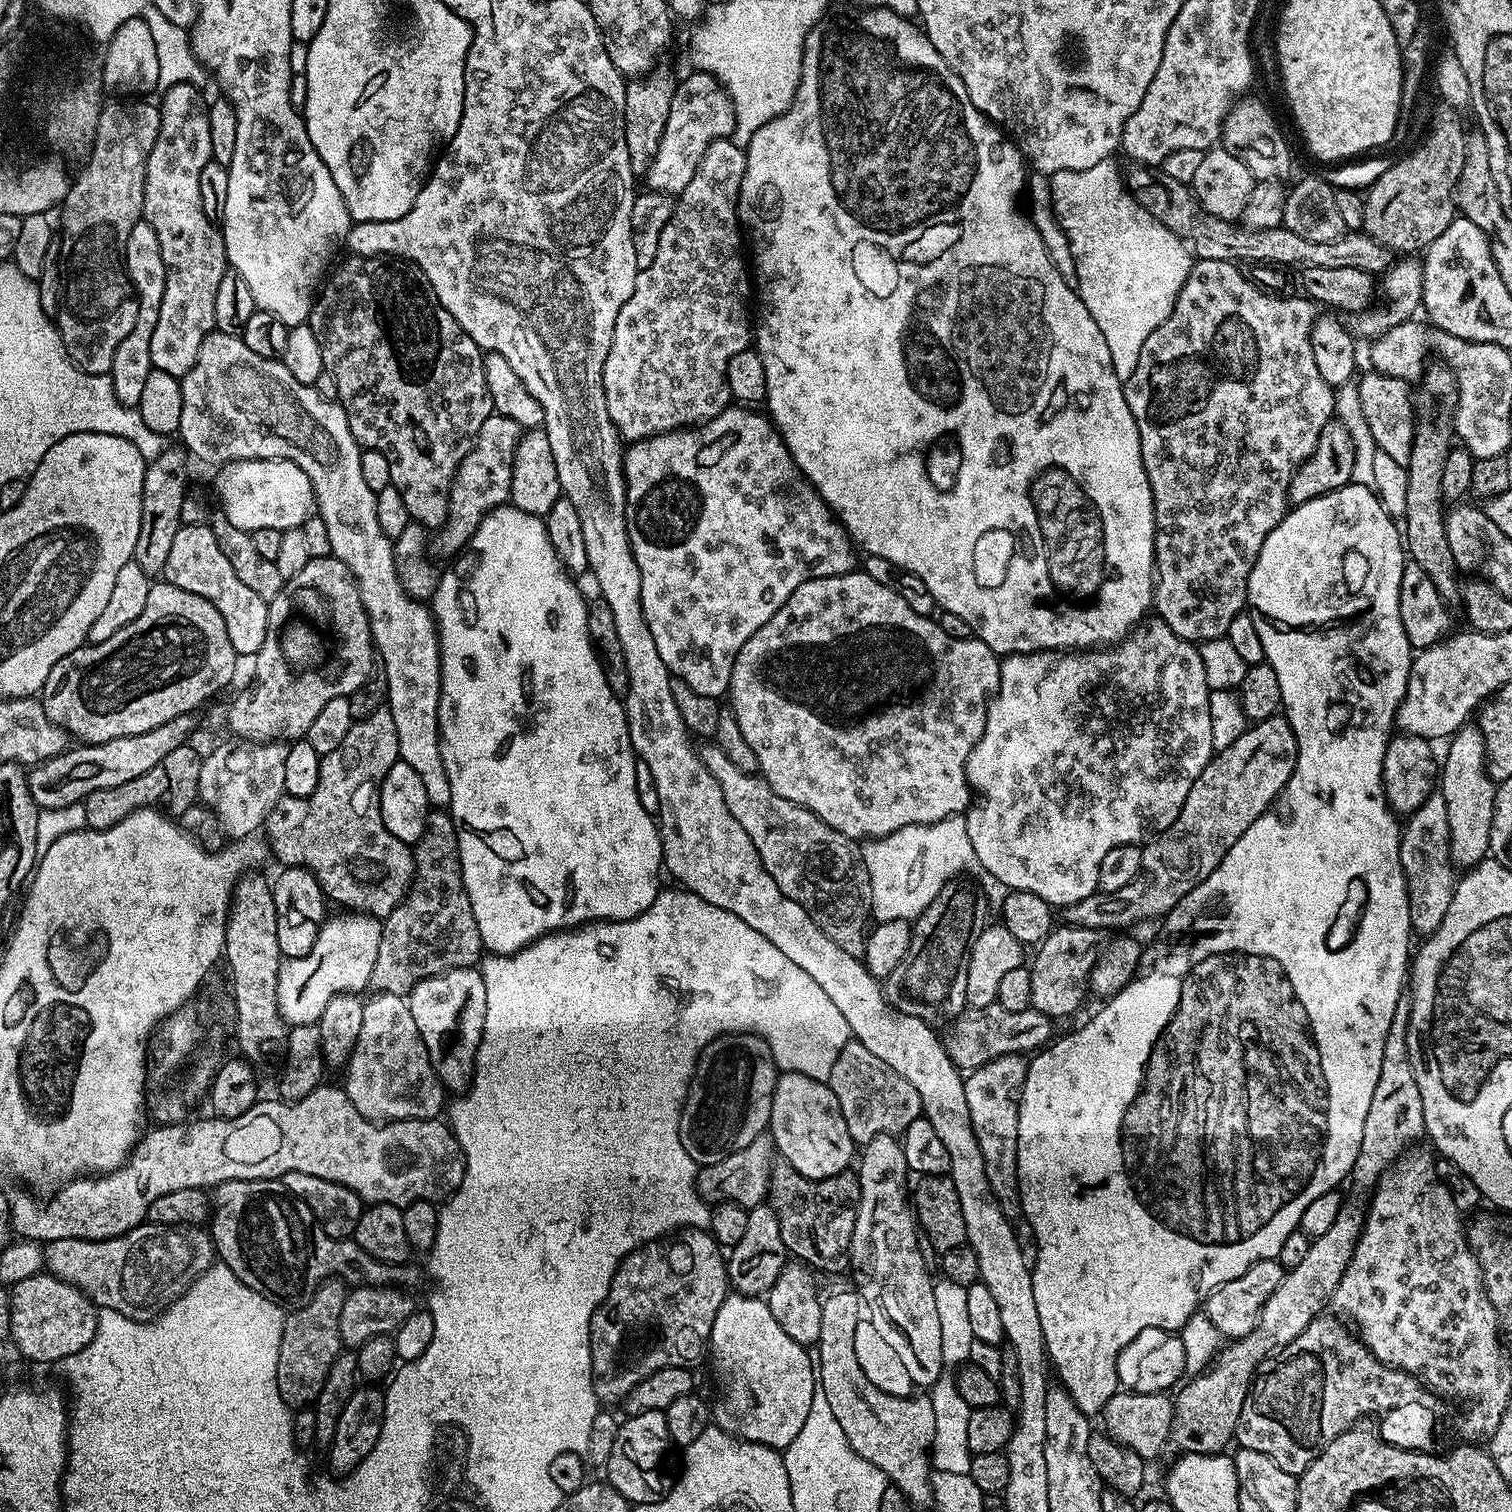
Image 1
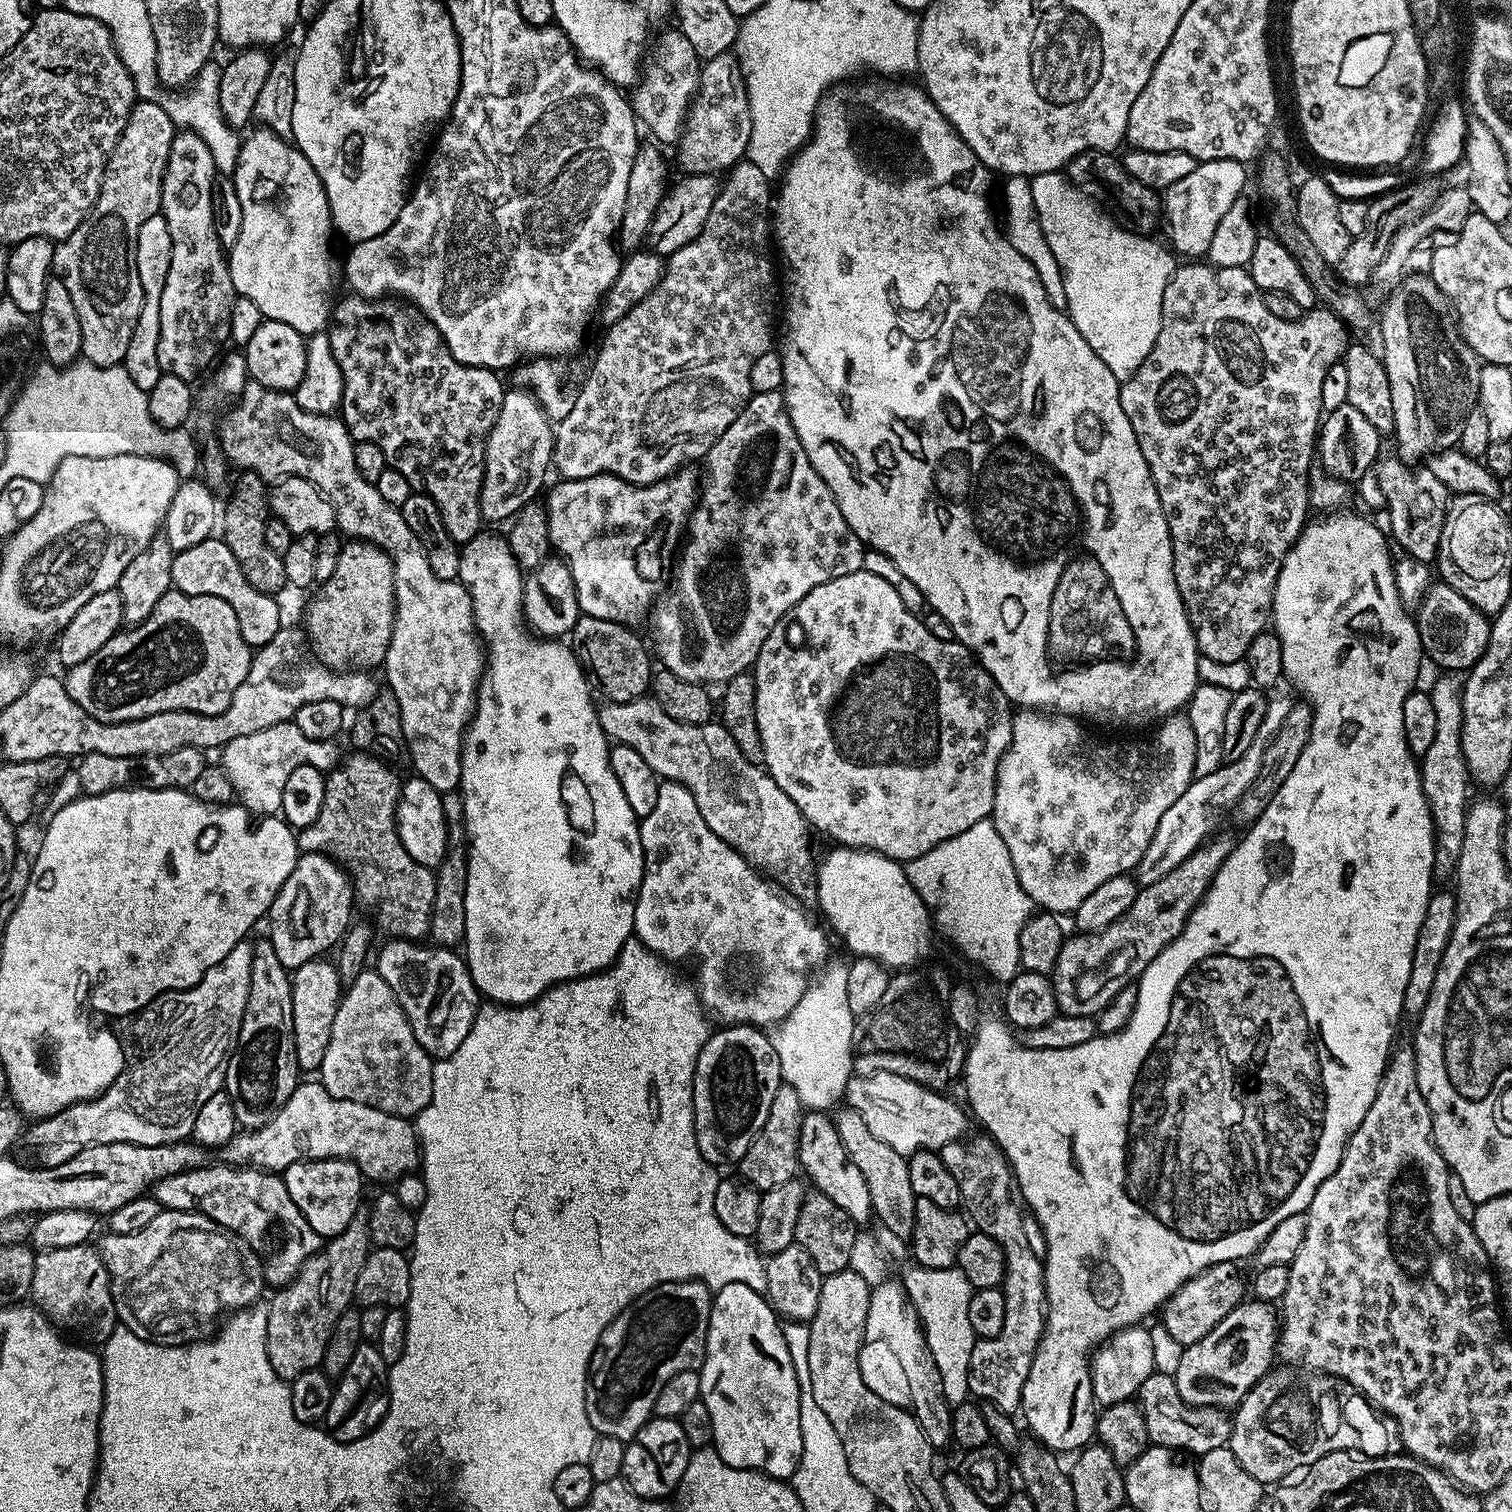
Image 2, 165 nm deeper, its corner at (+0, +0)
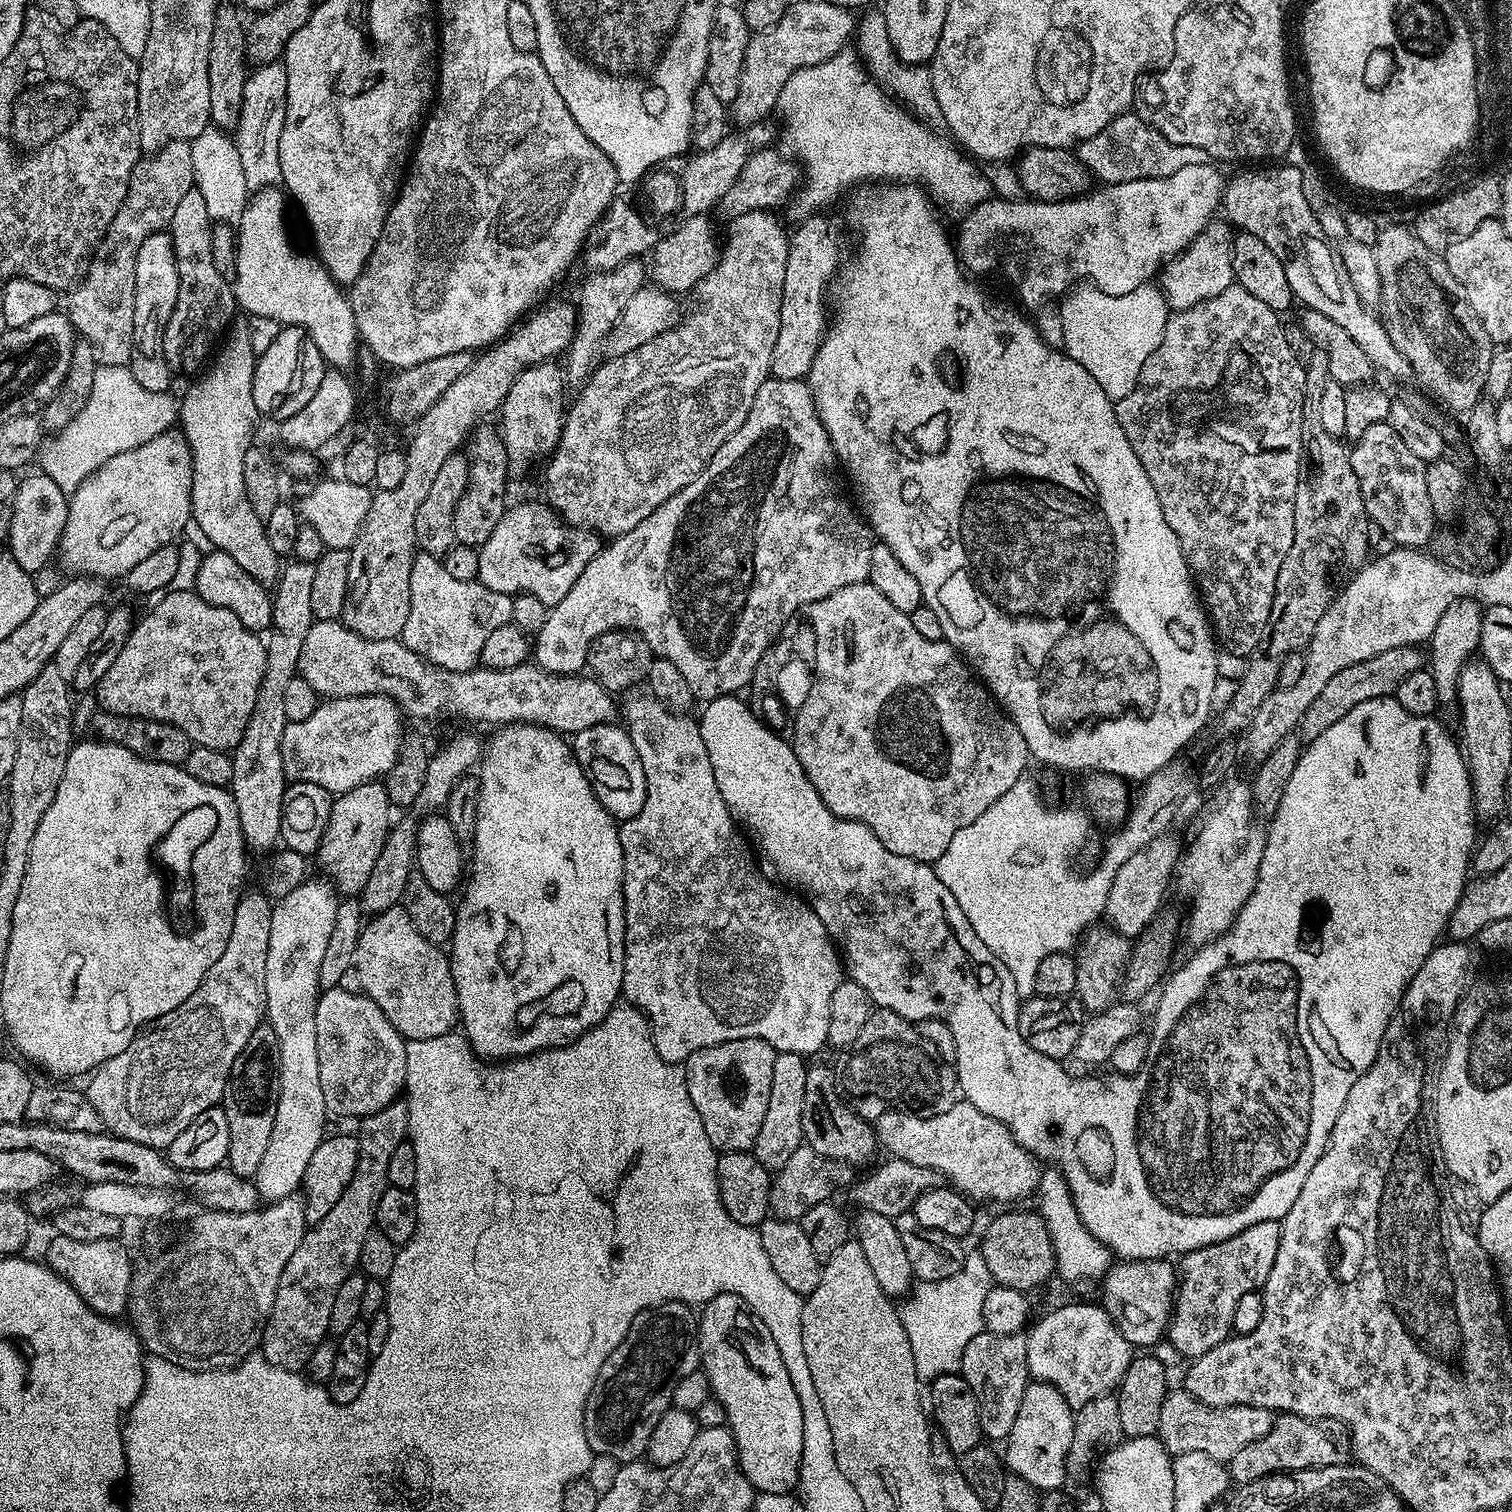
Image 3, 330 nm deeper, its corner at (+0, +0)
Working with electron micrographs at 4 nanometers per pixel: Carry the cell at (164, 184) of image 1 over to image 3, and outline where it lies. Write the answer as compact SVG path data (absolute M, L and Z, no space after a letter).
M198 191L188 192L174 209L170 231L178 266L178 302L174 302L174 314L170 314L164 331L164 357L173 373L199 373L209 363L218 341L238 312L233 285L214 266L210 250L213 223L206 211L206 201Z

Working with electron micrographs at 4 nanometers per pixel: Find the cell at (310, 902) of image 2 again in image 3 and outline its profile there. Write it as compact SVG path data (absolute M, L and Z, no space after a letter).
M380 782L354 786L354 790L341 792L333 799L330 822L322 834L318 859L320 859L321 866L324 867L323 875L331 881L337 893L348 898L359 897L361 890L366 886L366 878L370 878L370 870L374 870L374 862L378 862L378 854L382 854L384 839L388 836L390 827L388 811L392 807L384 785Z

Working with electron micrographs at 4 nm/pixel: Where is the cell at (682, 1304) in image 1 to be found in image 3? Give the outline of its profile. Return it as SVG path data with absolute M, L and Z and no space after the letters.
M671 1300L665 1304L659 1304L653 1308L642 1310L638 1314L638 1318L634 1318L634 1322L630 1326L626 1338L622 1338L622 1342L614 1350L614 1354L610 1354L610 1358L606 1358L606 1362L602 1366L602 1370L596 1379L596 1385L592 1388L590 1398L586 1402L586 1410L584 1411L586 1442L590 1442L590 1450L593 1454L614 1458L620 1465L630 1464L634 1460L641 1459L641 1457L647 1453L650 1434L654 1434L654 1426L658 1426L658 1418L662 1418L662 1414L666 1414L666 1410L672 1407L672 1391L674 1390L674 1386L678 1386L678 1382L682 1382L682 1378L686 1378L686 1374L695 1372L700 1367L700 1333L698 1331L698 1316L689 1305Z

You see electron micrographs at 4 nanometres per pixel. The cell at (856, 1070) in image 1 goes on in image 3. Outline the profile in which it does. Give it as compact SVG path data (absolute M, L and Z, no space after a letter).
M957 1102L950 1110L933 1116L893 1110L874 1121L874 1131L879 1147L883 1151L885 1148L889 1157L926 1166L937 1174L945 1172L947 1183L972 1202L1016 1200L1031 1192L1033 1195L1042 1183L1036 1157L1012 1137L1002 1122L967 1102Z

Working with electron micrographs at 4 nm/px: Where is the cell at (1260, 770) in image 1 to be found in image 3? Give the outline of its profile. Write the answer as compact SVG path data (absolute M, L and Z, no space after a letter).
M1398 646L1397 649L1386 650L1377 657L1348 666L1346 670L1335 674L1334 678L1327 682L1322 694L1318 694L1318 698L1314 698L1314 702L1308 707L1306 714L1302 714L1298 729L1301 741L1307 742L1318 738L1318 734L1322 734L1322 730L1330 730L1330 726L1334 726L1334 722L1338 722L1347 712L1354 710L1354 706L1358 706L1362 702L1370 702L1374 698L1395 697L1398 686L1402 686L1402 681L1409 674L1419 672L1425 667L1426 656L1425 653L1423 656L1420 651L1419 647Z

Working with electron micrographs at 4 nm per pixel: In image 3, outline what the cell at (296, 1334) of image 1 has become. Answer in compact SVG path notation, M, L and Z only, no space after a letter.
M397 1098L382 1110L363 1117L359 1121L358 1131L358 1166L354 1166L354 1178L350 1178L350 1186L342 1190L342 1198L330 1209L330 1214L322 1218L322 1222L311 1225L304 1233L302 1242L298 1242L298 1250L290 1254L290 1262L286 1262L286 1270L282 1270L282 1278L278 1282L278 1290L274 1298L274 1306L270 1318L264 1327L264 1337L260 1340L259 1351L265 1360L282 1370L299 1372L307 1369L310 1354L329 1335L330 1309L334 1307L334 1298L338 1298L338 1289L342 1282L357 1271L362 1254L362 1242L366 1234L373 1231L378 1210L378 1198L390 1187L386 1170L390 1167L390 1154L400 1144L405 1143L408 1135L408 1106L403 1099Z

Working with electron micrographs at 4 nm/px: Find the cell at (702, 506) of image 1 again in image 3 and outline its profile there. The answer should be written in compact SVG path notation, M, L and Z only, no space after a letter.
M547 503L516 504L502 514L502 522L478 551L478 579L489 590L515 597L519 593L533 595L551 606L570 594L570 586L578 582L582 570L602 547L597 533L579 526L569 526Z

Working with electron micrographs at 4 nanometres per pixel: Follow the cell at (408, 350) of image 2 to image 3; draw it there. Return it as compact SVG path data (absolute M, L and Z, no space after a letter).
M480 426L471 433L470 471L468 473L468 489L462 494L458 506L454 510L454 534L456 543L479 549L494 534L498 522L502 522L502 514L506 510L504 499L508 496L508 459L506 446L495 427Z

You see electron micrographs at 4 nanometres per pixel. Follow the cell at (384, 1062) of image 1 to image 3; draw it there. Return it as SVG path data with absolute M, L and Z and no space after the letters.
M343 986L323 989L318 998L318 1006L314 1014L314 1027L316 1027L318 1033L318 1078L322 1078L322 1094L329 1113L336 1115L337 1112L340 1116L363 1118L382 1110L401 1095L408 1078L408 1046L404 1037L400 1035L400 1031L390 1022L390 1018L386 1018L386 1014L382 1014L382 1010L378 1010L378 1006L369 996L363 995L359 991L351 992Z

